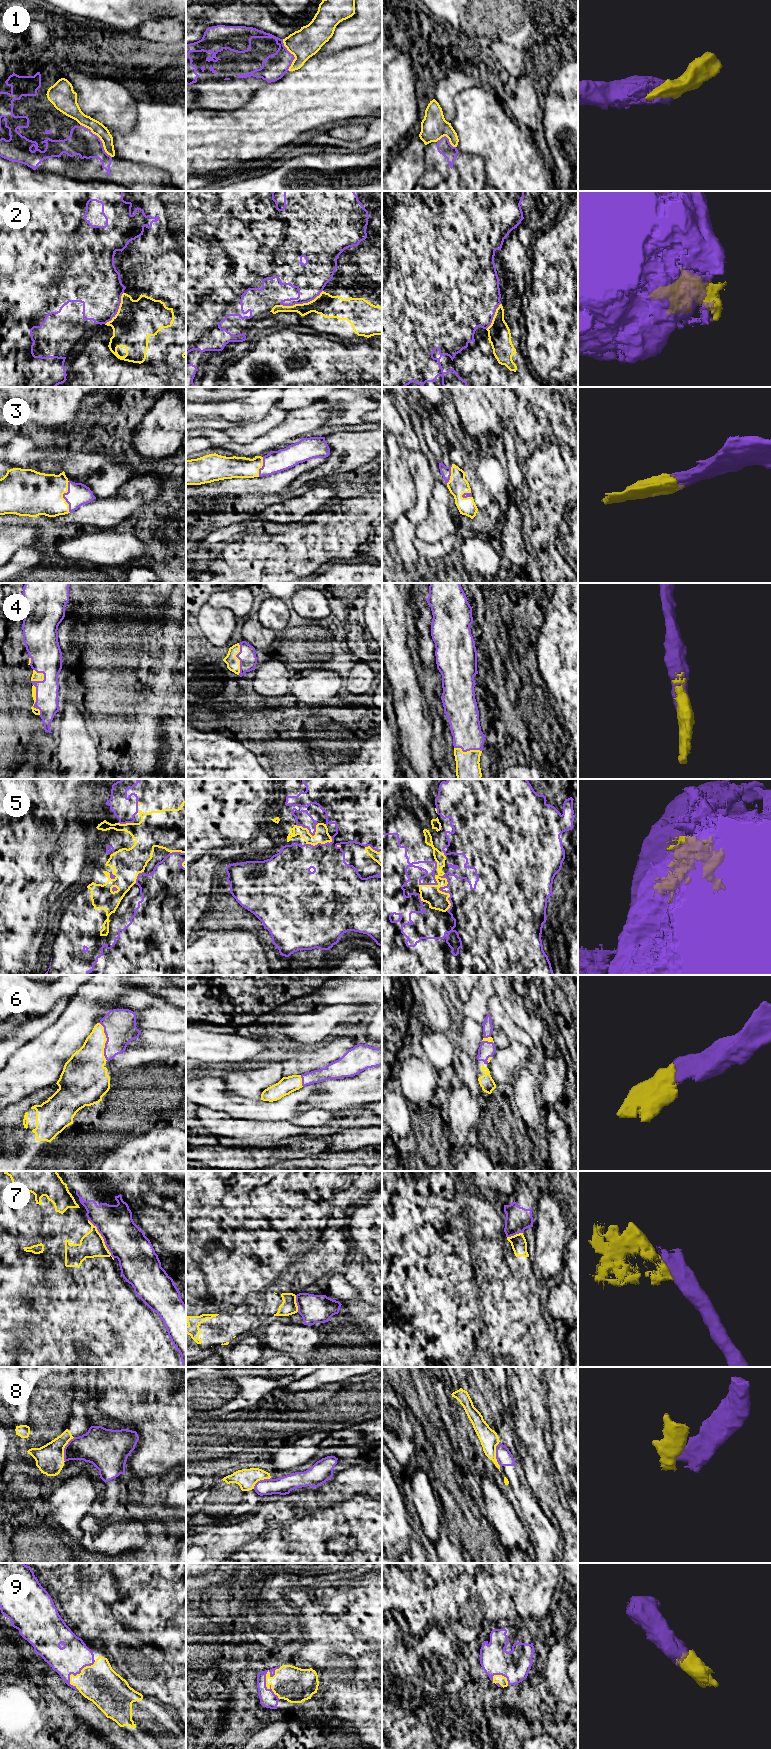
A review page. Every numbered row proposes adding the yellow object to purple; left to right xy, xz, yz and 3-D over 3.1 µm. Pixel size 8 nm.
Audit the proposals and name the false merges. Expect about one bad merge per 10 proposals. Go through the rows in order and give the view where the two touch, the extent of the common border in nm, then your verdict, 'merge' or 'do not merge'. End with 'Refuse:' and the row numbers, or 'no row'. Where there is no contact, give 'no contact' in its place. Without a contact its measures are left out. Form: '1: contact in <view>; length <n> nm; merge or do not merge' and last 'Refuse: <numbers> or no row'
1: contact in xy; length 380 nm; do not merge
2: contact in xz; length 360 nm; merge
3: contact in xy; length 260 nm; merge
4: contact in xy; length 260 nm; merge
5: contact in yz; length 300 nm; merge
6: contact in xy; length 340 nm; merge
7: contact in xy; length 380 nm; do not merge
8: contact in xy; length 220 nm; do not merge
9: contact in xz; length 260 nm; merge
Refuse: 1, 7, 8

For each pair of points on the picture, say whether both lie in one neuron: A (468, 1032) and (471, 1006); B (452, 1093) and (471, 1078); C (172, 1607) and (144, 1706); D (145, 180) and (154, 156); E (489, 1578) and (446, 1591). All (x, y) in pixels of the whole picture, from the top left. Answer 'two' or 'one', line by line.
A: two
B: two
C: two
D: two
E: one

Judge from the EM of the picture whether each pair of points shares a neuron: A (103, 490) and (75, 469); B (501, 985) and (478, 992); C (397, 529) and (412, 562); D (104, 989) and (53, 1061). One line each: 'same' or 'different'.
A: same
B: different
C: same
D: same

